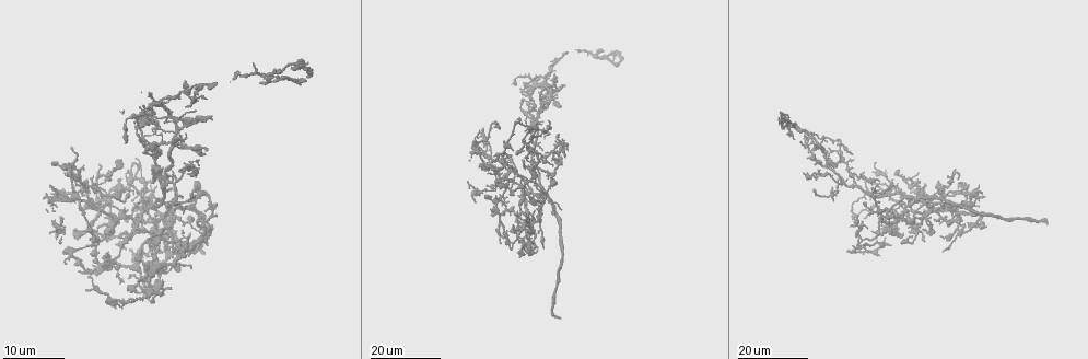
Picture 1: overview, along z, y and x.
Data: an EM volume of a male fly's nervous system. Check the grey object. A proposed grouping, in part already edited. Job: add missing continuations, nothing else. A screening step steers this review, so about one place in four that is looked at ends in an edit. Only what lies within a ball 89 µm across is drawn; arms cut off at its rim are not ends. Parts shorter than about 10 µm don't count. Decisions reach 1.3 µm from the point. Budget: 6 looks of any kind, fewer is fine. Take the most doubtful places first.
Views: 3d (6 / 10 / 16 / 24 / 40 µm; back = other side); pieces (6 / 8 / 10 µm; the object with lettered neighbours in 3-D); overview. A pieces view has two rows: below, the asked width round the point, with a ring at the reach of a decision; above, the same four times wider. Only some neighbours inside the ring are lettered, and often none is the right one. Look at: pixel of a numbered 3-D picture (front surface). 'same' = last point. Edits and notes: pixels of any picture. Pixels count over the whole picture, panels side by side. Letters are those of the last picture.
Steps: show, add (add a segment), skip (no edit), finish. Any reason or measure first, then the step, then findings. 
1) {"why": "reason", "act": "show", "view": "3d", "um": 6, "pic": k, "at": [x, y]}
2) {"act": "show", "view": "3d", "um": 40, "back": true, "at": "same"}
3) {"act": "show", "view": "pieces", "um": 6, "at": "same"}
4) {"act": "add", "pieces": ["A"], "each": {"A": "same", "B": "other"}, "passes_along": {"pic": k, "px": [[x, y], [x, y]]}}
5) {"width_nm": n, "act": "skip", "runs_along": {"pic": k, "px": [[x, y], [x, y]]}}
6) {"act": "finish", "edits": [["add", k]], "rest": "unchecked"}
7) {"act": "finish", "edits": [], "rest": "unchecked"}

{"why": "free end", "act": "show", "view": "3d", "um": 24, "pic": 1, "at": [528, 192]}

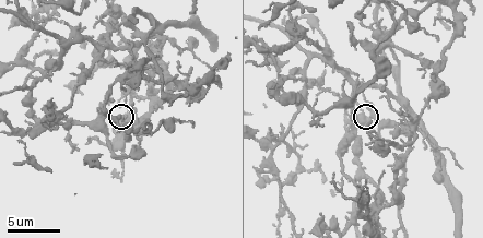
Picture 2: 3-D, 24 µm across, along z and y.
{"why": "what lies round it", "act": "show", "view": "pieces", "um": 6, "pic": 2, "at": [373, 121]}

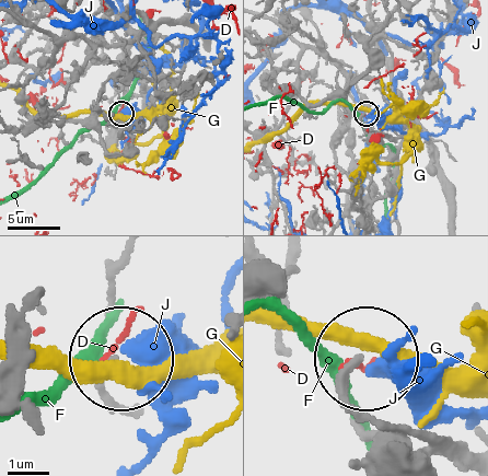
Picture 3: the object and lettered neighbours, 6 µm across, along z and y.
{"width_nm": 200, "act": "skip", "each": {"D": "other", "F": "other", "G": "other", "J": "other"}, "found": "none of them fits"}

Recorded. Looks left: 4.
{"why": "branch stops here", "act": "show", "view": "3d", "um": 16, "pic": 1, "at": [518, 119]}

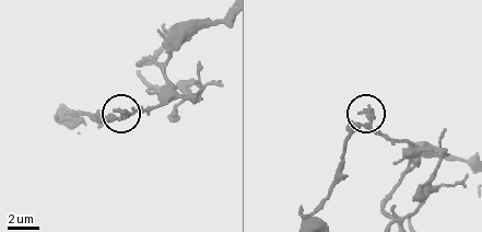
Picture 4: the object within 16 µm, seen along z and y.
{"why": "see the neighbours", "act": "show", "view": "pieces", "um": 10, "pic": 4, "at": [116, 111]}

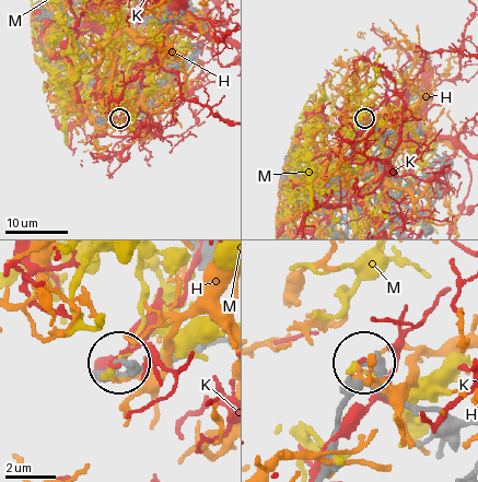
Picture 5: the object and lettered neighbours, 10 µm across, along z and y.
{"act": "skip", "each": {"H": "other", "K": "other", "M": "other"}, "found": "none of them fits"}

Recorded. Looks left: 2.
{"why": "branch stops here", "act": "show", "view": "3d", "um": 24, "pic": 1, "at": [210, 117]}

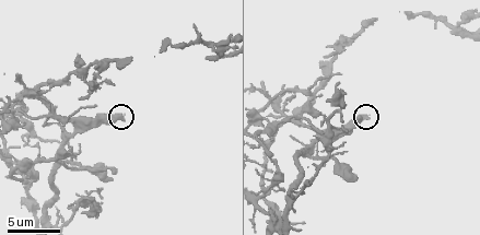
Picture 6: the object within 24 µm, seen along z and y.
{"why": "see the neighbours", "act": "show", "view": "pieces", "um": 8, "pic": 6, "at": [121, 113]}

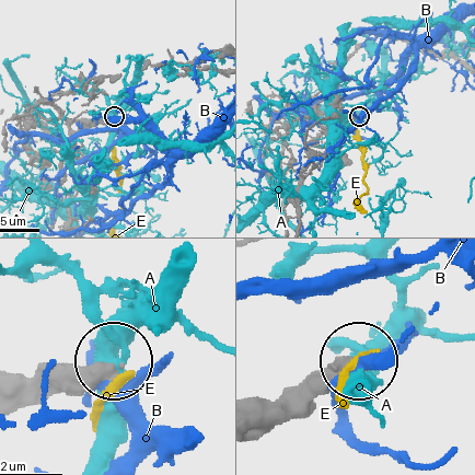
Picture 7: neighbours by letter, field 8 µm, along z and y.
{"act": "skip", "each": {"A": "other", "B": "other", "E": "other"}, "runs_along": {"pic": 7, "px": [[13, 410], [77, 390], [113, 363]]}, "found": "none of them fits"}

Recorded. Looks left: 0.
{"act": "finish", "edits": [], "rest": "unchecked"}

